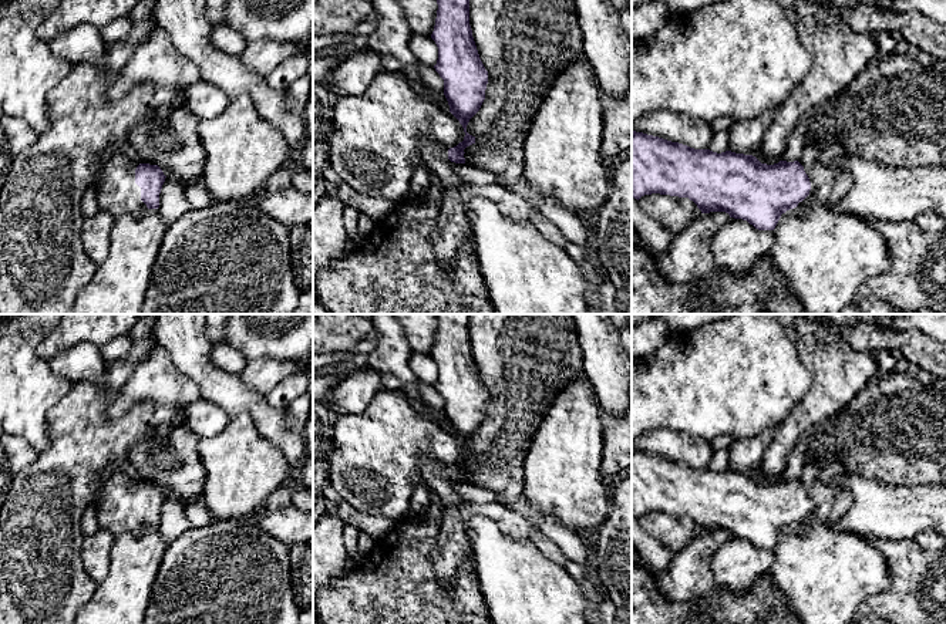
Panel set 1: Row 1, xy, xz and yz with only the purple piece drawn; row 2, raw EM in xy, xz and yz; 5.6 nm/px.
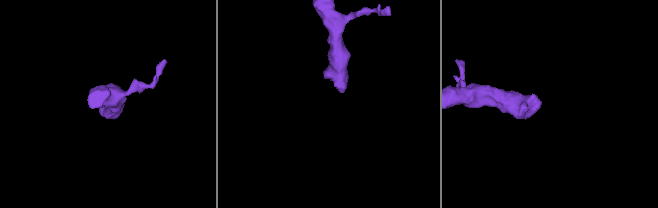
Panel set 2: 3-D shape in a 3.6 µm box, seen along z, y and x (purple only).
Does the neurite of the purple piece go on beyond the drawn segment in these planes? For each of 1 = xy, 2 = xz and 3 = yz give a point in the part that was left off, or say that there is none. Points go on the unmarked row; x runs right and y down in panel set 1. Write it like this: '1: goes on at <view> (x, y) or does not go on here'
1: goes on at xy (117, 510)
2: goes on at xz (453, 546)
3: goes on at yz (881, 510)

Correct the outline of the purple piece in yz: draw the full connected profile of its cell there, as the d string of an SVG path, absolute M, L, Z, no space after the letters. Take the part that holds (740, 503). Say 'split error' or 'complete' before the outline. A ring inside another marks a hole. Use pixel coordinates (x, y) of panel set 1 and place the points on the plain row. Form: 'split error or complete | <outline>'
split error | M632 449L632 516L660 512L693 519L701 532L726 530L730 536L747 539L758 549L774 549L781 533L801 532L831 519L835 496L846 489L852 496L849 510L834 522L863 537L905 540L932 530L946 540L946 486L889 485L876 478L845 473L841 479L817 479L804 486L798 479L761 482L753 473L726 469L694 468L659 455Z

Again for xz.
split error | M435 314L435 318L438 328L431 357L438 365L438 378L434 387L444 398L444 414L448 419L450 431L462 443L465 455L462 461L450 468L437 463L430 456L418 456L417 465L421 470L422 482L425 482L431 490L440 496L442 503L441 527L438 532L437 546L432 552L432 567L440 586L450 590L454 587L458 567L464 563L471 550L471 543L461 515L461 506L468 503L468 500L459 496L455 483L465 482L464 468L475 462L475 455L467 451L467 443L479 429L485 418L488 389L479 377L469 344L469 314Z

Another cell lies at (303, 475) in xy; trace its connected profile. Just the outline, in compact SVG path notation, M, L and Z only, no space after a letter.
M313 399L304 425L306 456L294 473L294 483L313 492Z

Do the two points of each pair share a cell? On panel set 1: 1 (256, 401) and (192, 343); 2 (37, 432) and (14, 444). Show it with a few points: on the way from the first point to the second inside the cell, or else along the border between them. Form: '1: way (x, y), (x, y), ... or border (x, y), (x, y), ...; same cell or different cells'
1: way (238, 398), (198, 361); same cell
2: border (14, 435), (24, 439), (39, 454); different cells

